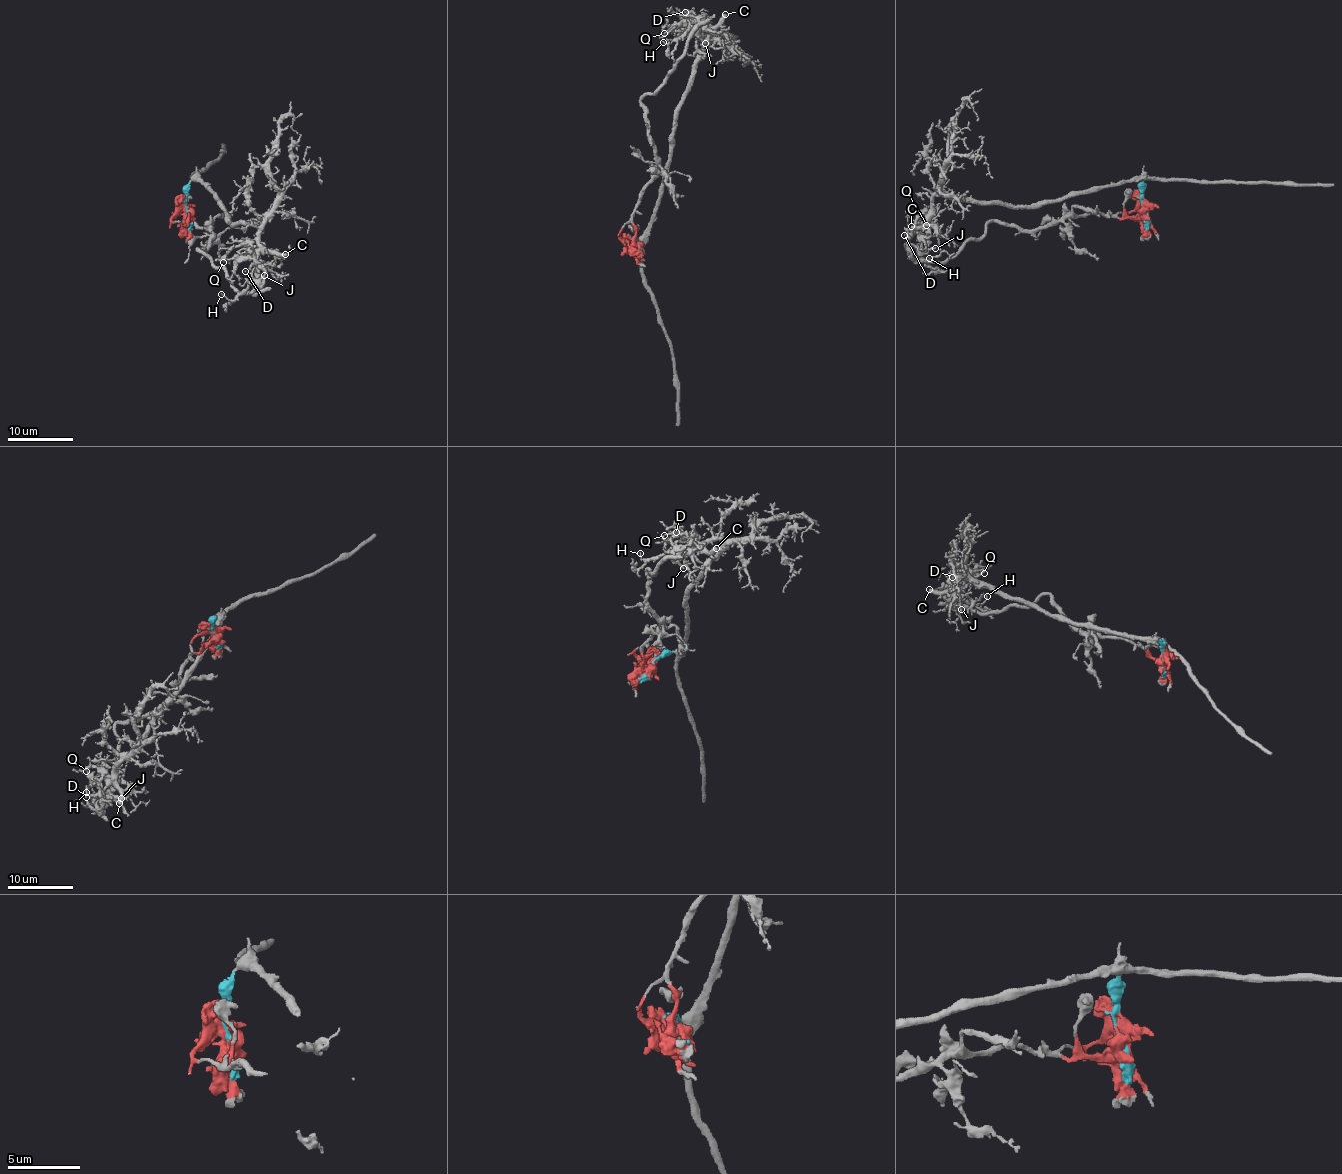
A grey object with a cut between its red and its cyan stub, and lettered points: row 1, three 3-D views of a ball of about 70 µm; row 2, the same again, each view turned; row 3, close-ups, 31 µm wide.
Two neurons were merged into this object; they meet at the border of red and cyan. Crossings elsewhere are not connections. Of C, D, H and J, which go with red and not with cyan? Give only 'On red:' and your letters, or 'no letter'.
On red: D, H, J

